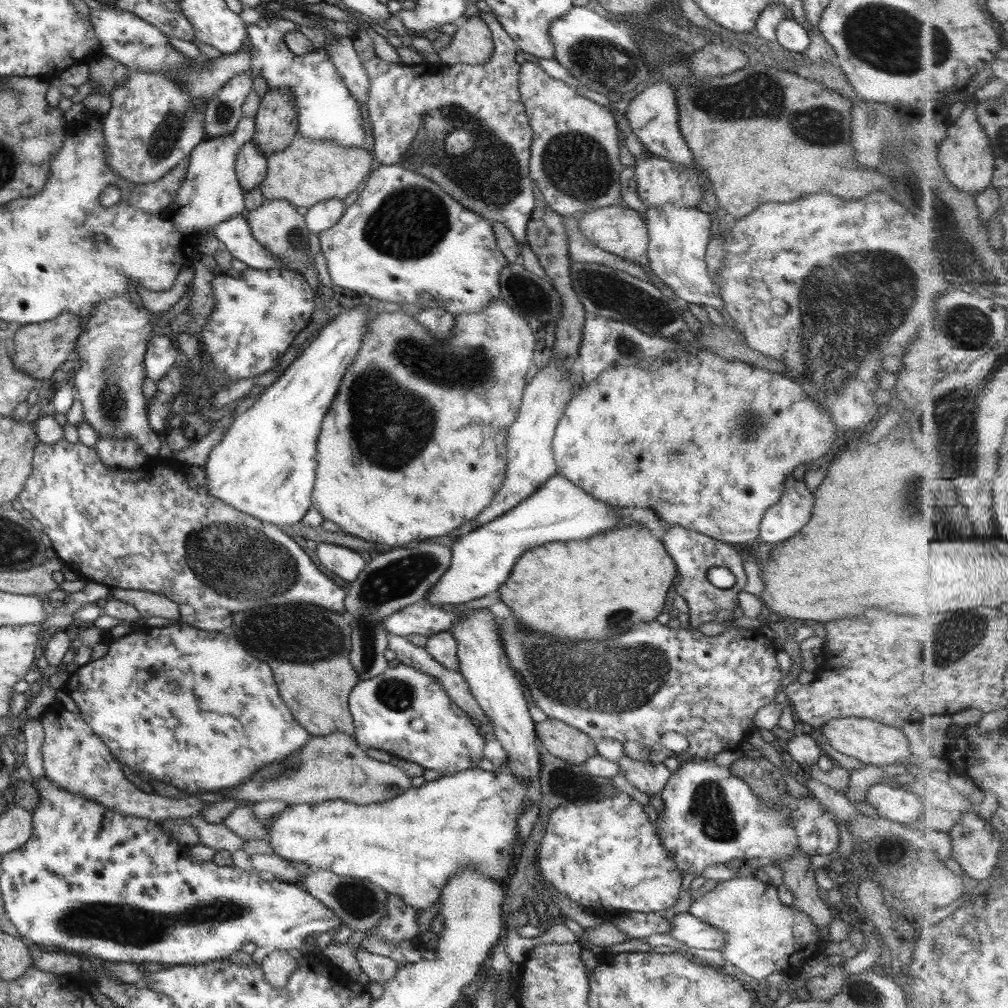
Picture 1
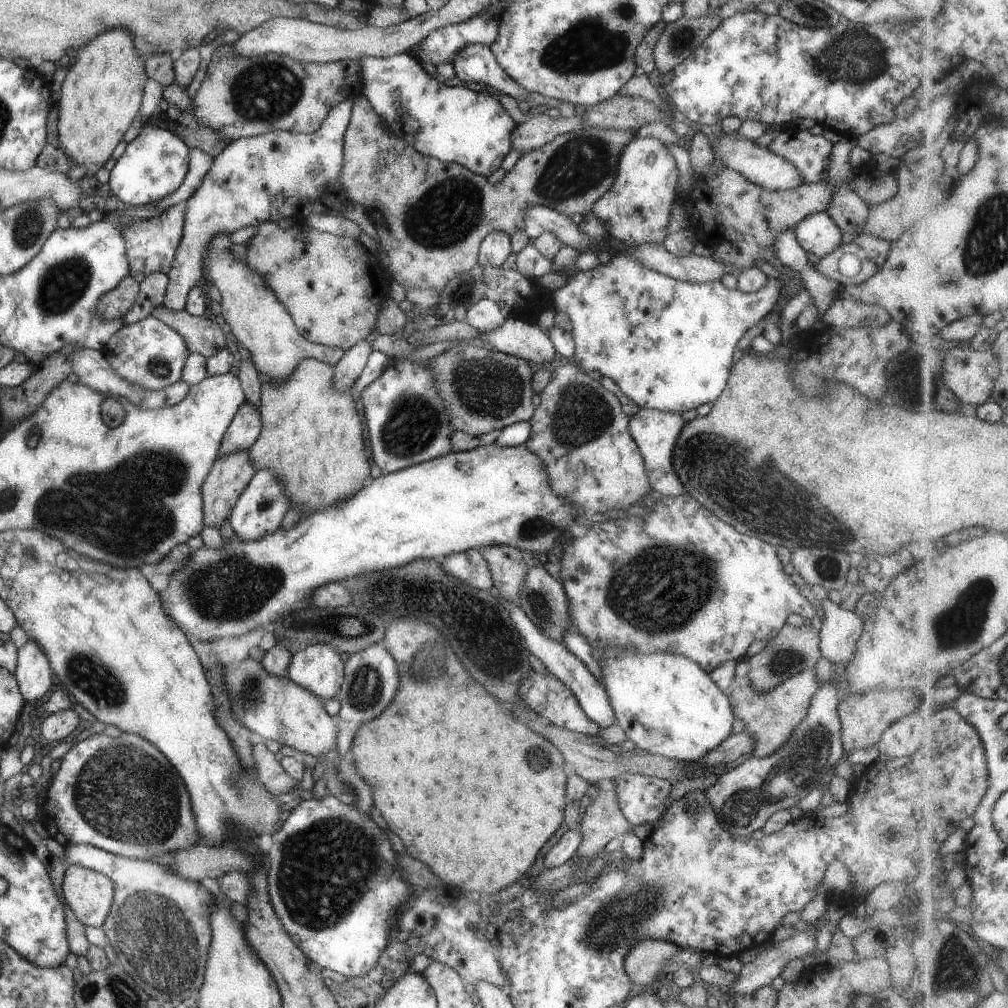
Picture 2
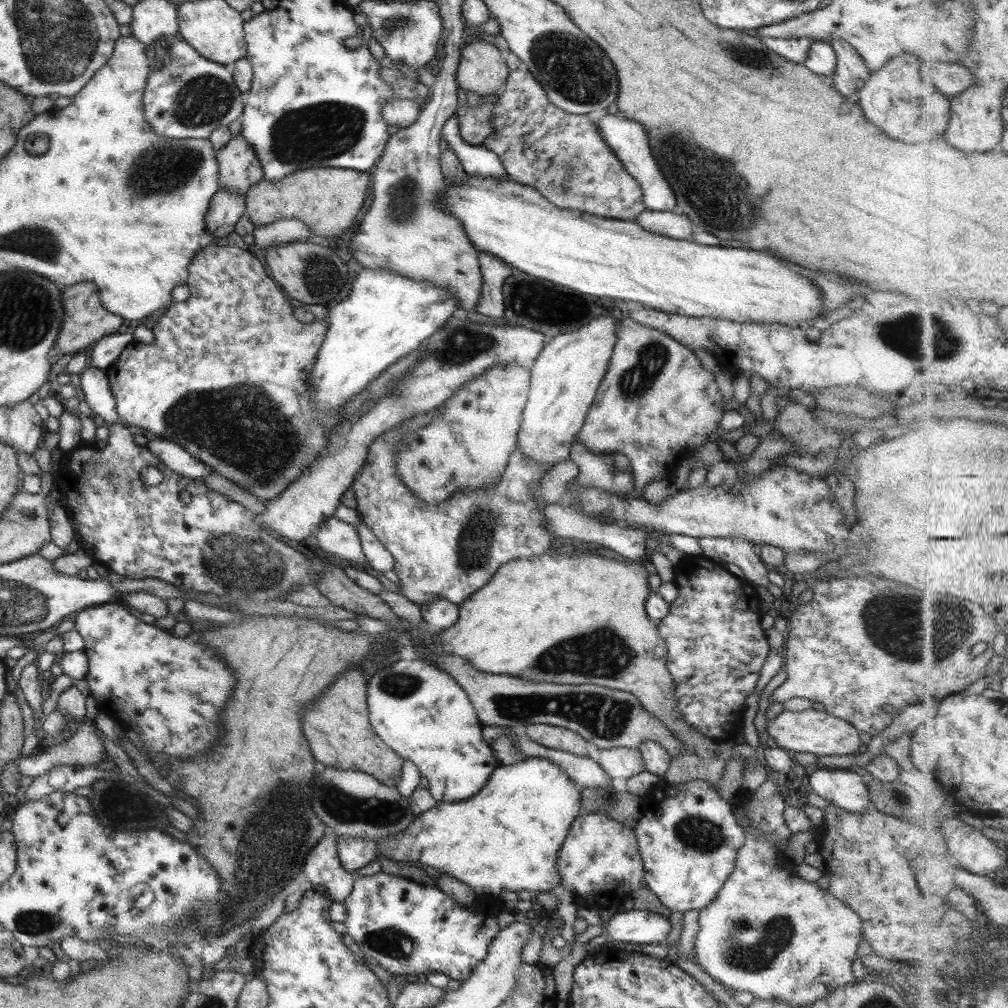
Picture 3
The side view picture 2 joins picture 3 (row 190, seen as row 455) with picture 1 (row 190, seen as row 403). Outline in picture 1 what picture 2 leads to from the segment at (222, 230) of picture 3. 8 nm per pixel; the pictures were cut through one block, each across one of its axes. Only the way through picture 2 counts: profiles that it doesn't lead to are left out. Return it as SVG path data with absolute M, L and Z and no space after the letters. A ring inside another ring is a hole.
M249 141L239 147L234 169L243 194L258 187L266 176L266 158L257 150L257 143Z

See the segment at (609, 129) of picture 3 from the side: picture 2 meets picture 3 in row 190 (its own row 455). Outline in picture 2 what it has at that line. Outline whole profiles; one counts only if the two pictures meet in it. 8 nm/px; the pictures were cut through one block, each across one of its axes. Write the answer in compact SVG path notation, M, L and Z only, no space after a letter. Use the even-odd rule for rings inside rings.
M640 409L629 417L628 433L644 460L646 477L652 490L660 492L663 497L681 495L684 488L672 465L673 446L675 446L675 441L684 426L681 413L663 412L657 409Z

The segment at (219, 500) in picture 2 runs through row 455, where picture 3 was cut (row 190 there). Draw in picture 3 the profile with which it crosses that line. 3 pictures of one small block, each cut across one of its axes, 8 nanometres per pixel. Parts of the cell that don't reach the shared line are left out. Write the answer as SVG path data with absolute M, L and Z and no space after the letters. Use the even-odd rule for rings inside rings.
M241 134L231 137L223 148L215 151L215 162L217 163L219 189L244 195L247 189L263 179L261 163L257 162L253 149L249 147L249 143L241 137Z

